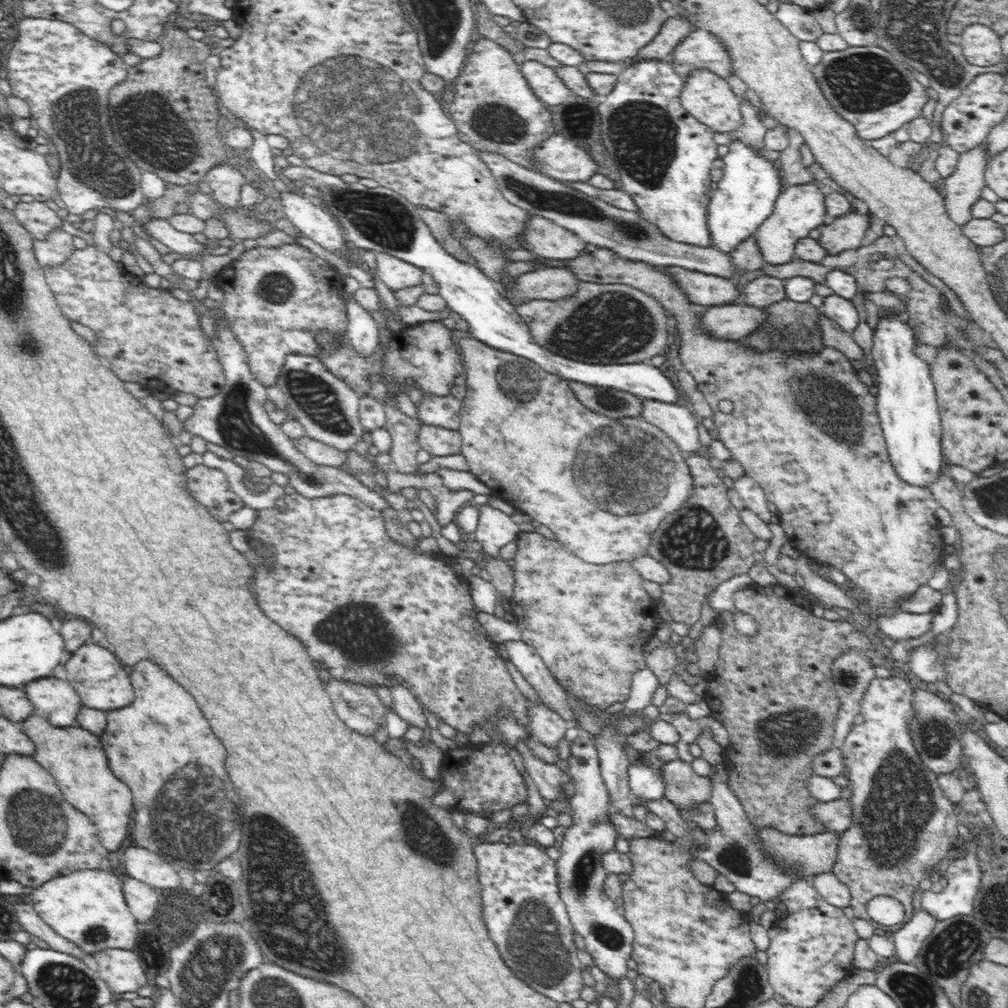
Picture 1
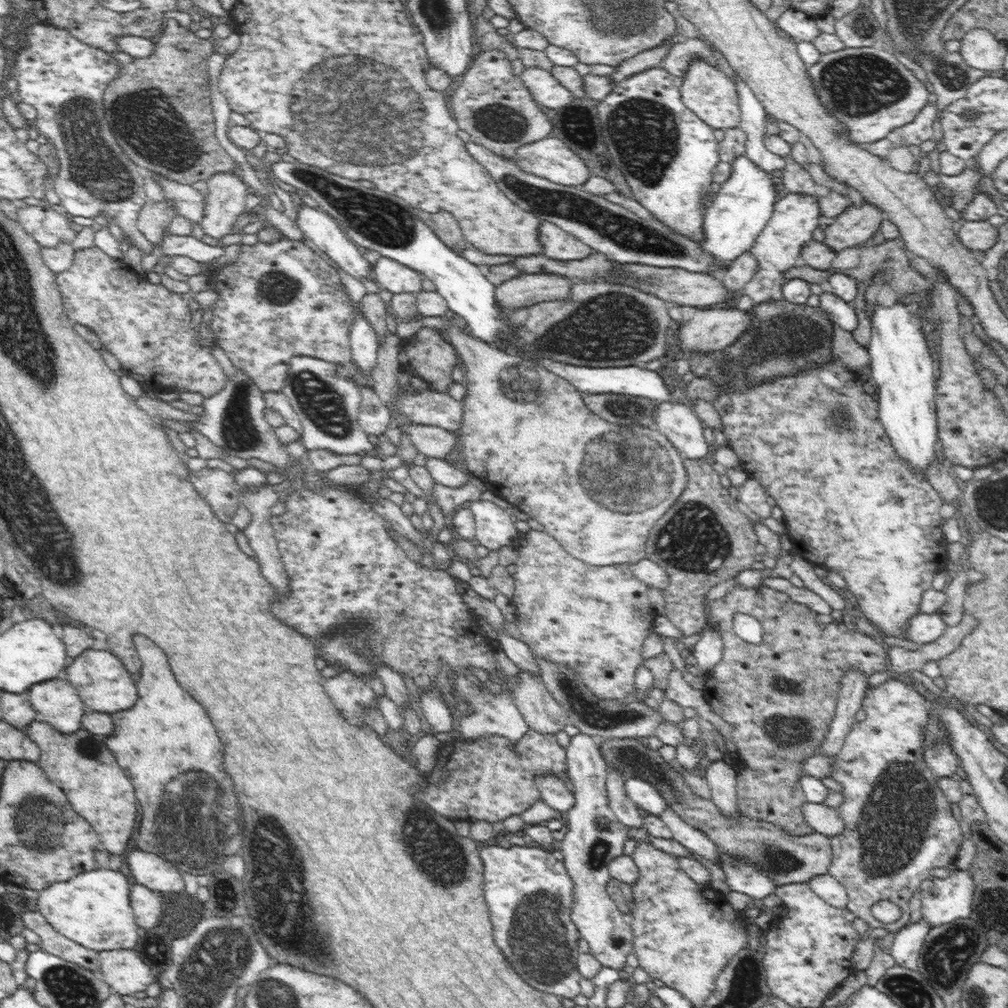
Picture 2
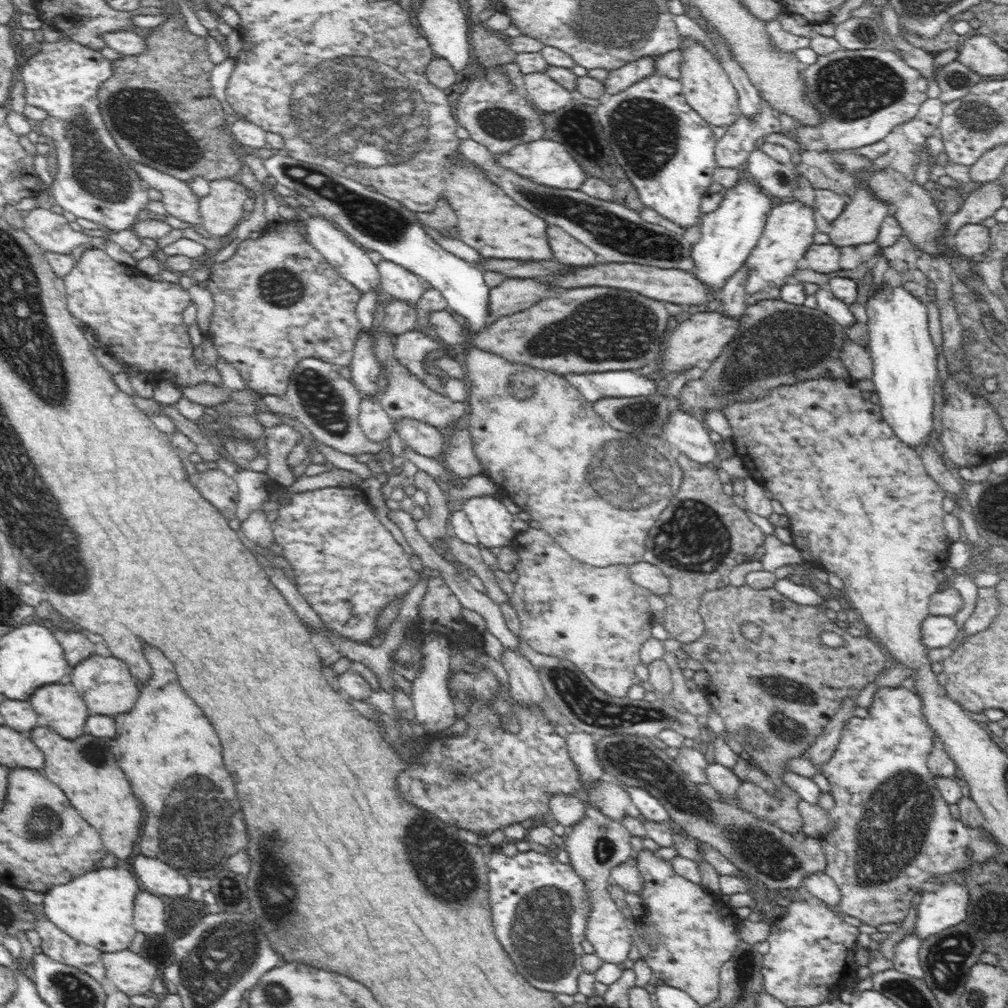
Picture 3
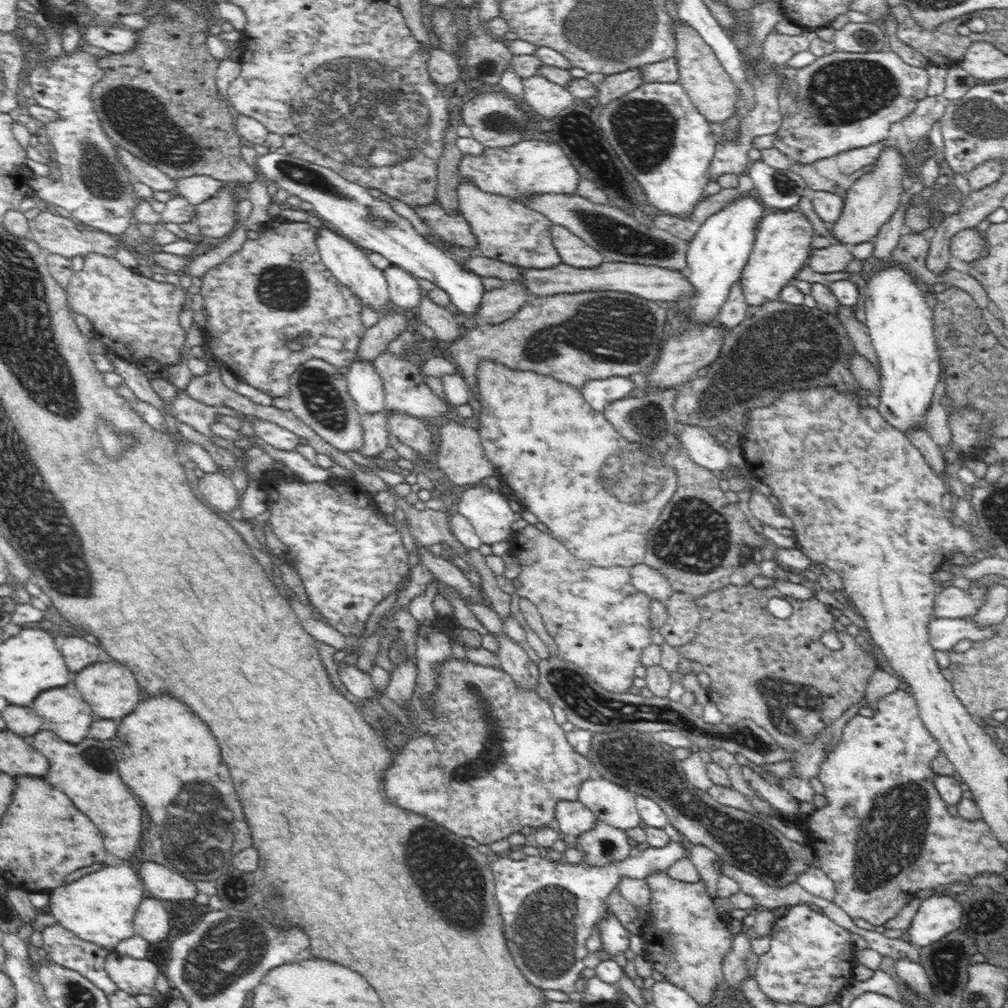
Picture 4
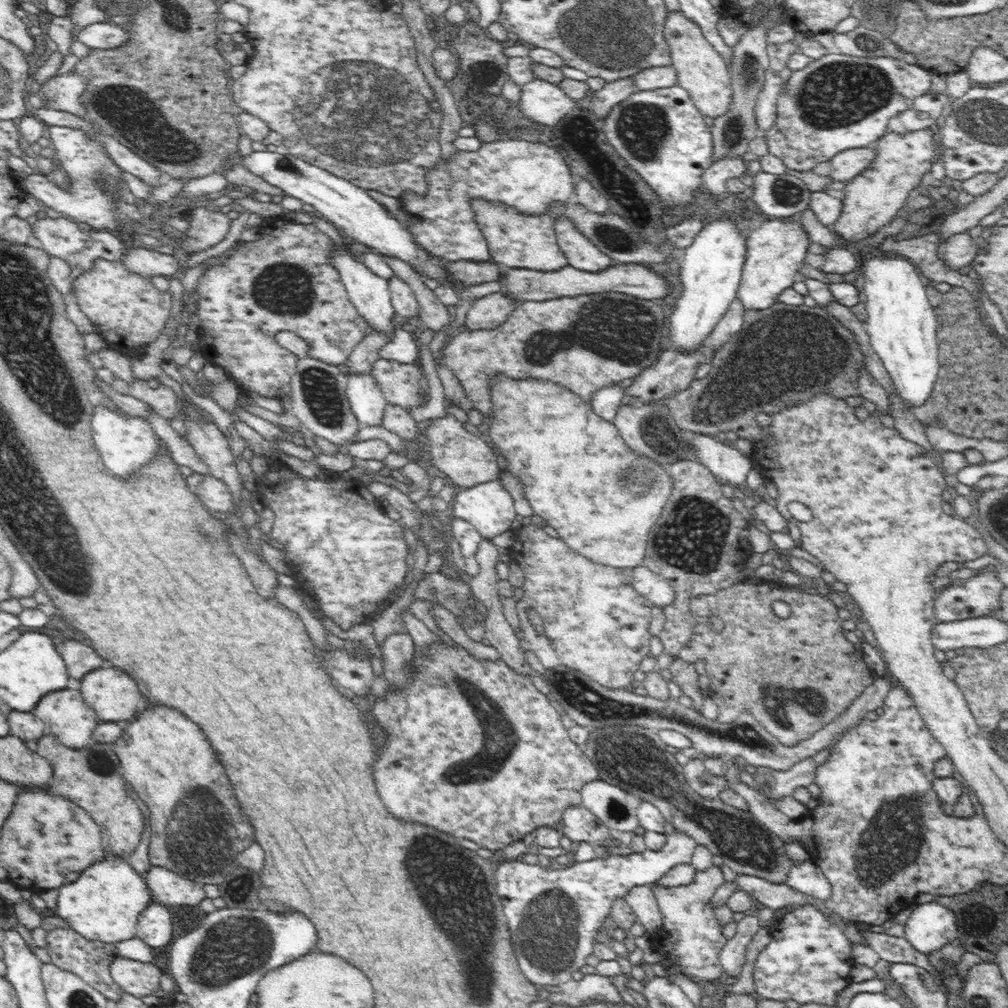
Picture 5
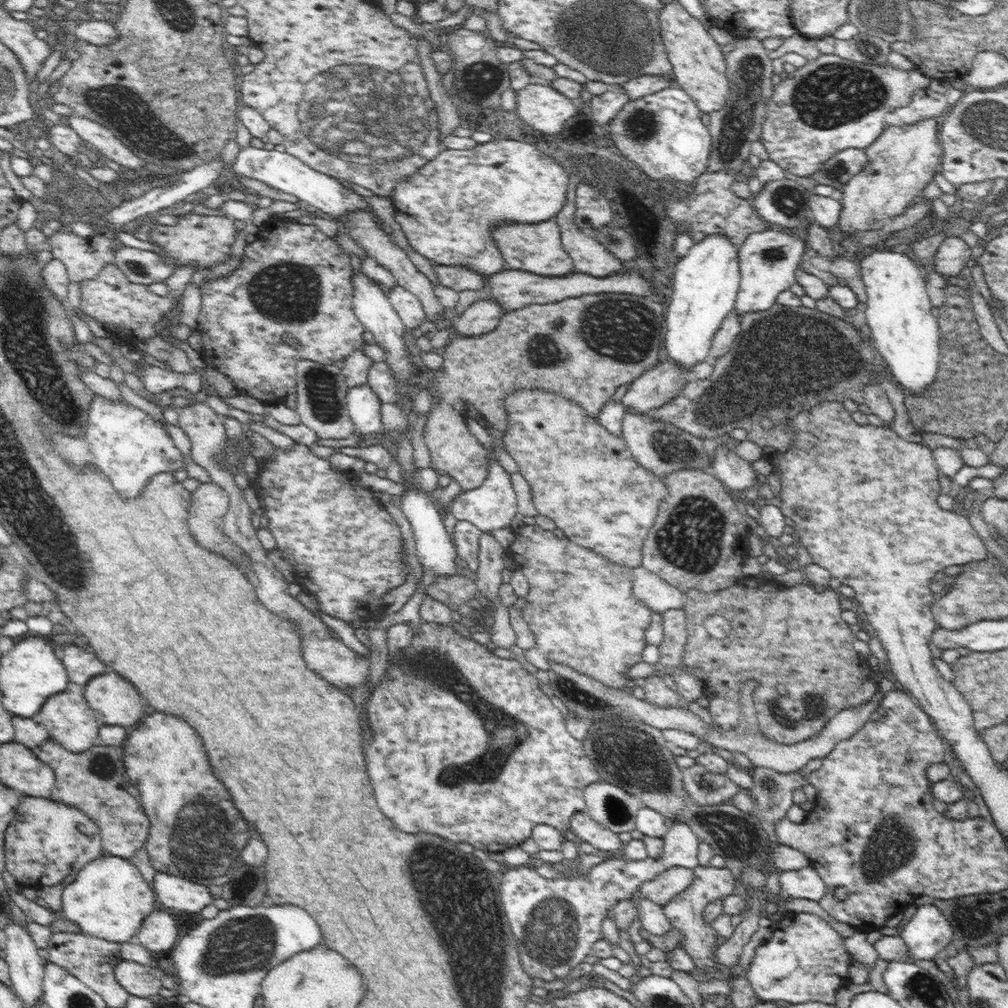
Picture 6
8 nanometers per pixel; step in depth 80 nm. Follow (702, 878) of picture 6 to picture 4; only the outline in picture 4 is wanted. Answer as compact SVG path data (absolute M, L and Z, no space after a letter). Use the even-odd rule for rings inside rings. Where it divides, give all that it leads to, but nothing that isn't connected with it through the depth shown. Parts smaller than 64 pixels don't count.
M654 871L645 878L645 881L651 894L651 920L648 923L654 926L656 932L654 943L644 944L646 950L642 952L646 955L646 959L654 964L654 969L664 976L665 982L685 990L699 1005L709 1004L710 1000L714 999L718 984L723 982L722 960L730 952L735 934L730 933L726 927L727 919L718 913L714 906L714 898L705 891L705 882L685 883L670 877L667 871Z

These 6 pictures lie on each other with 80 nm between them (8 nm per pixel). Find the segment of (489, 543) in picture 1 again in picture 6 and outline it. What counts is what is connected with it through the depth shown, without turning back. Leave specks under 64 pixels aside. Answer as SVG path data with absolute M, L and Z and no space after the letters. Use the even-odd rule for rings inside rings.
M466 415L466 427L468 427L472 431L472 434L478 438L480 443L488 449L490 470L488 470L486 480L484 480L478 488L473 488L469 491L462 490L450 503L447 512L452 513L458 521L471 522L478 530L481 530L481 532L491 533L492 530L510 526L512 518L514 518L517 513L517 497L512 486L511 474L508 473L494 457L494 447L492 446L494 446L494 444L497 445L497 443L494 443L494 440L487 434L486 427L483 427L468 415Z

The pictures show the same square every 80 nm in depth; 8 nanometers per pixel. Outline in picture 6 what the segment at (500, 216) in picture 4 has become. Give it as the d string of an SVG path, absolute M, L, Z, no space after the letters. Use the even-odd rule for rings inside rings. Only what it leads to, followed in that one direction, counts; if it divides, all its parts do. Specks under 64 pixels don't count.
M554 218L548 222L540 222L540 224L506 222L506 224L500 224L492 235L494 235L494 243L498 251L502 253L506 261L506 269L528 271L551 278L568 276L575 271L573 261L562 247L560 228Z

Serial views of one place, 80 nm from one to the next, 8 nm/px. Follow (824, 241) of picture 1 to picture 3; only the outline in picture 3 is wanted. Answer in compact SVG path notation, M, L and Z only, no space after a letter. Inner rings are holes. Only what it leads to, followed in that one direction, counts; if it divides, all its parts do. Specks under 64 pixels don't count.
M858 181L857 189L843 212L831 222L830 243L836 247L861 246L877 240L882 222L892 214L889 206L873 196L873 192Z

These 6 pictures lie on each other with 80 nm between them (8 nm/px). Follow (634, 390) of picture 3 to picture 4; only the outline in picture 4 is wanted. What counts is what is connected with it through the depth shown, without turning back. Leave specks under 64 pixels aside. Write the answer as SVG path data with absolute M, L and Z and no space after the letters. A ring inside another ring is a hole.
M609 376L590 379L579 391L594 410L602 413L607 404L631 396L635 388L629 376Z

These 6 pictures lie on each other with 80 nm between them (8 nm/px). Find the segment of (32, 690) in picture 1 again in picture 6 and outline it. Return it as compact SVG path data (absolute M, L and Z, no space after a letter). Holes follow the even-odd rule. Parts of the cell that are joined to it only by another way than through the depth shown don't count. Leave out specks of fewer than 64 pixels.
M66 689L65 692L48 697L48 700L42 704L40 712L34 715L33 720L46 728L50 740L58 742L62 747L74 754L88 751L90 747L98 744L97 737L101 724L82 694L76 694L76 692L70 692L70 690Z

